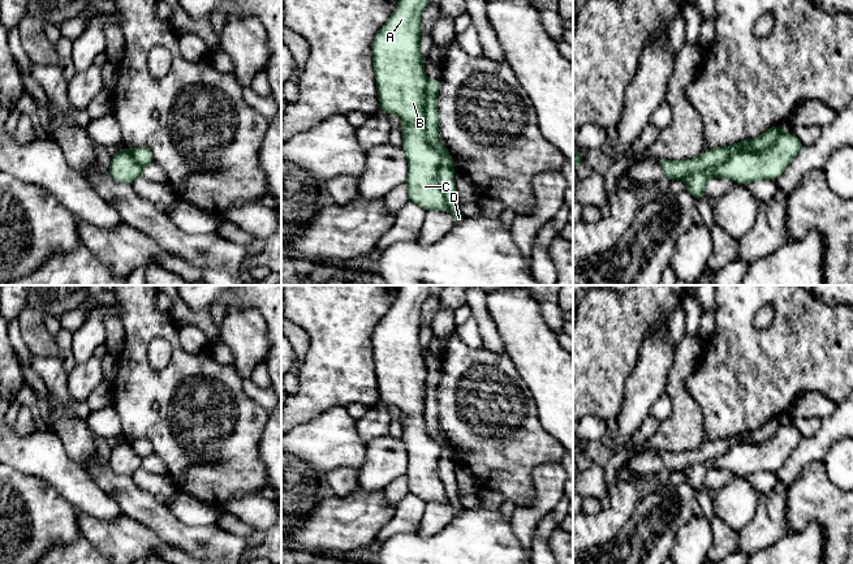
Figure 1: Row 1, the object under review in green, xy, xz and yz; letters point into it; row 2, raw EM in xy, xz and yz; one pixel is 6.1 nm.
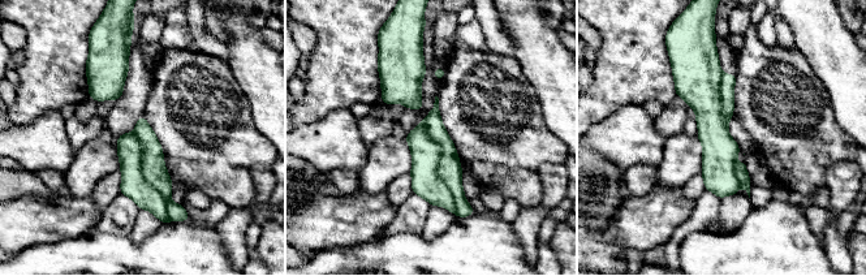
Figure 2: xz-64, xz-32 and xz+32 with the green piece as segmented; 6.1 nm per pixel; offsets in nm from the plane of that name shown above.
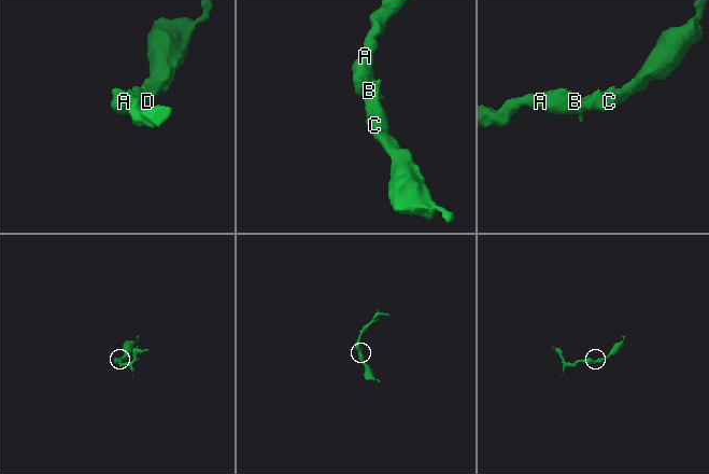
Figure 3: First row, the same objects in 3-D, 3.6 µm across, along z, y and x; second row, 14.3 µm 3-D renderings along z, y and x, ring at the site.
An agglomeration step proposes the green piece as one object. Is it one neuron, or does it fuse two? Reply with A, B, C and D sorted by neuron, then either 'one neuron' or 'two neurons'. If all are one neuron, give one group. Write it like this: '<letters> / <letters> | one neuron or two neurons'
A B C / D | two neurons

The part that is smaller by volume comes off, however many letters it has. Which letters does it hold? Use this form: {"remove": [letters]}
{"remove": ["D"]}

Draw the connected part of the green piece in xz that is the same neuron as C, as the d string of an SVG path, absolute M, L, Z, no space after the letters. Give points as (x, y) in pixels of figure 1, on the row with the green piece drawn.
M399 0L395 12L383 27L376 33L371 52L374 59L374 74L379 96L379 109L395 113L401 119L402 150L408 159L408 197L425 211L447 211L448 206L443 191L438 185L438 169L440 152L427 141L425 130L425 91L426 74L423 56L419 48L421 16L430 0Z

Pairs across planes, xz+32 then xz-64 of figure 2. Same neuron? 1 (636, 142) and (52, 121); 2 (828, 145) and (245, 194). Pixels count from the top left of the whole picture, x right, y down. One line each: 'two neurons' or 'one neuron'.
1: one neuron
2: one neuron

